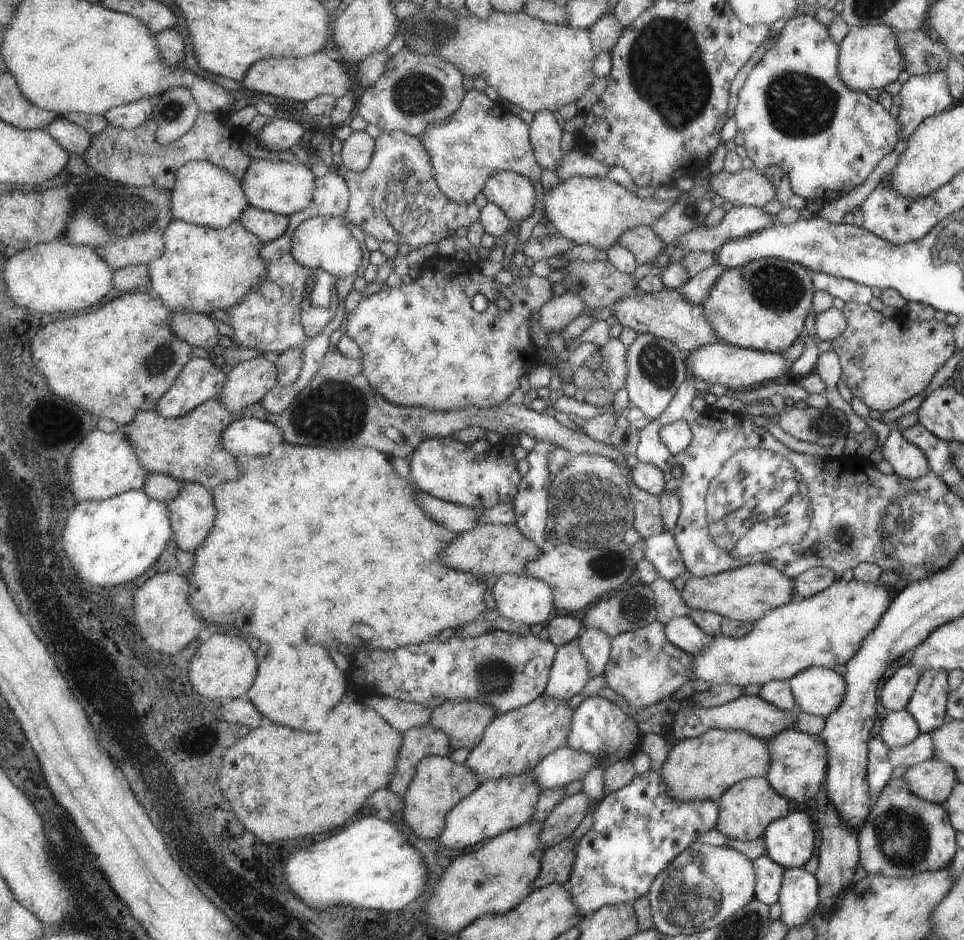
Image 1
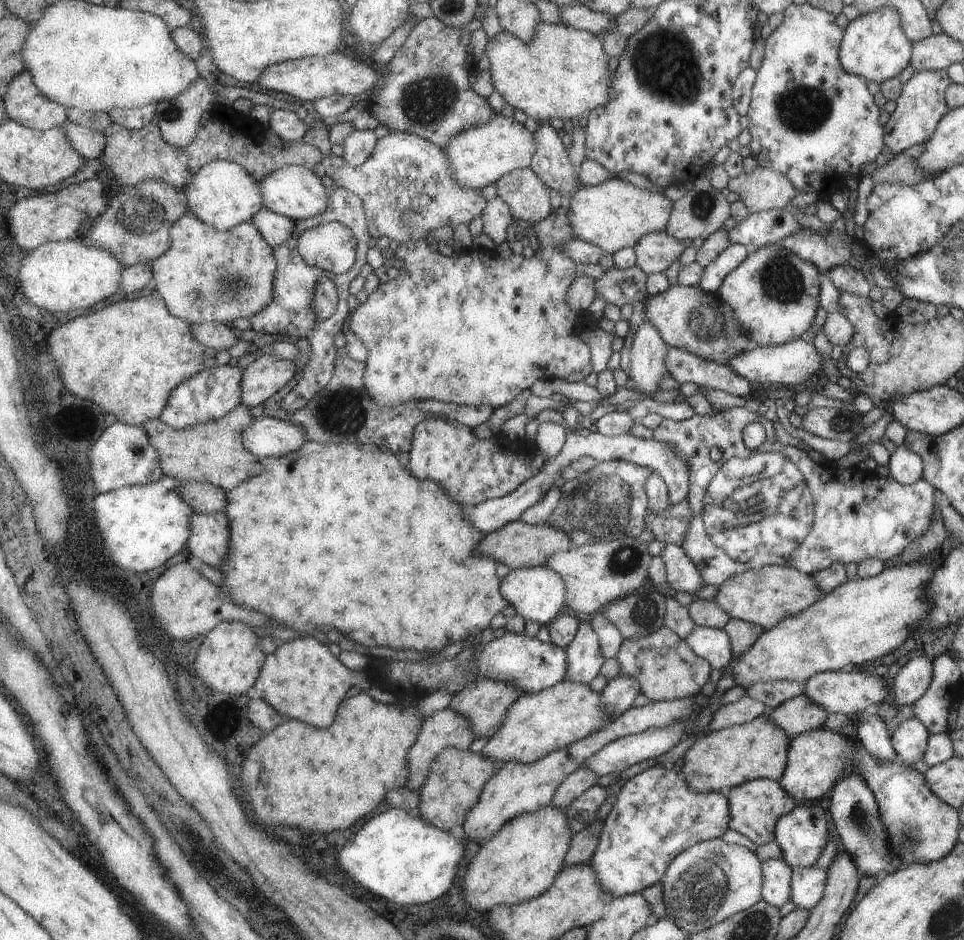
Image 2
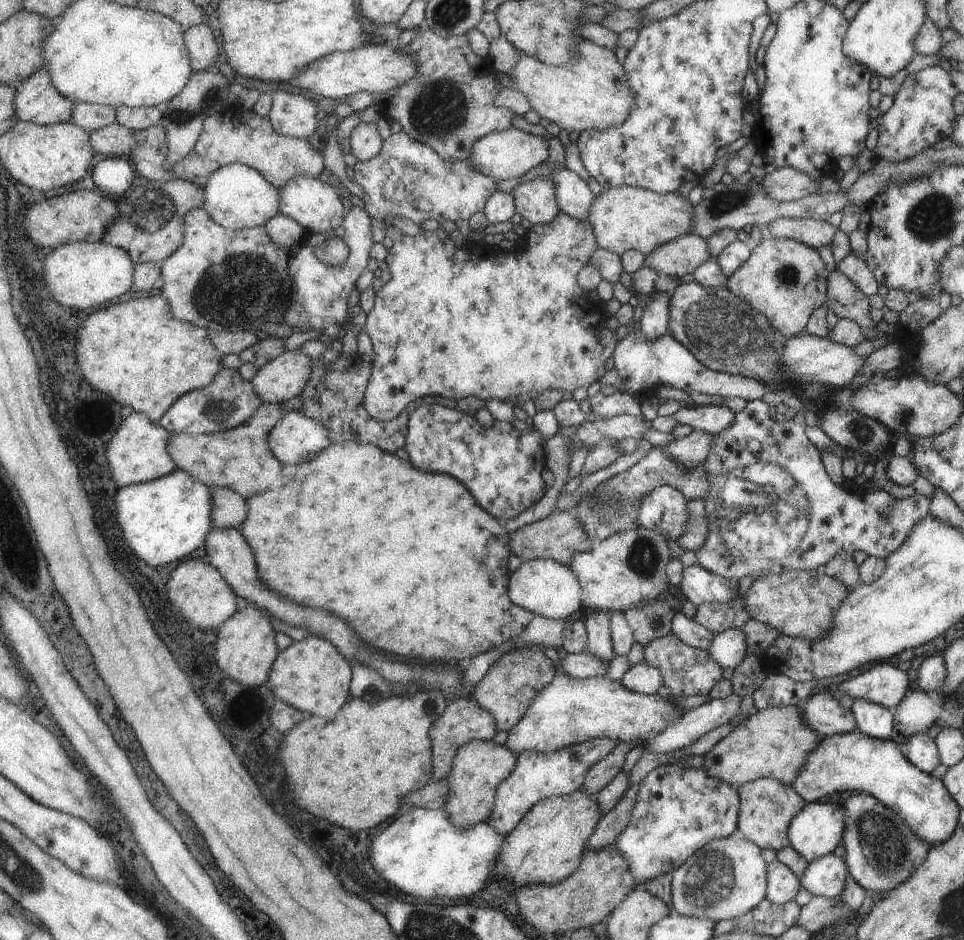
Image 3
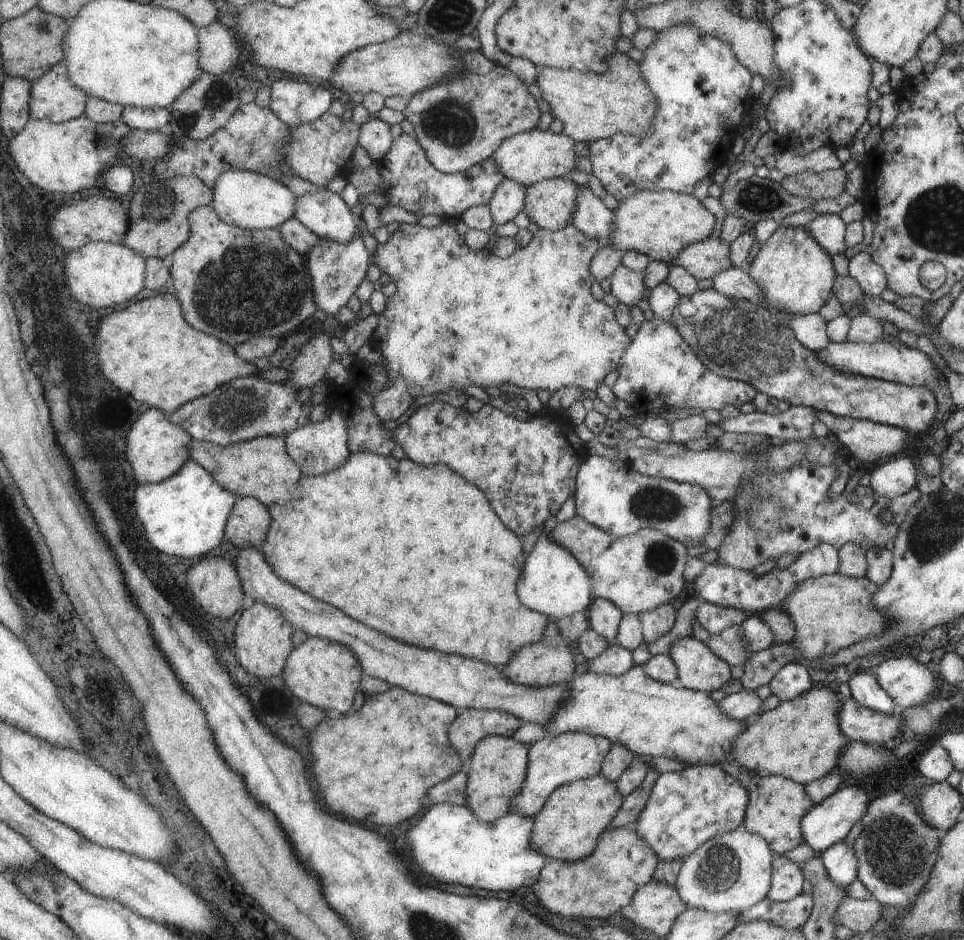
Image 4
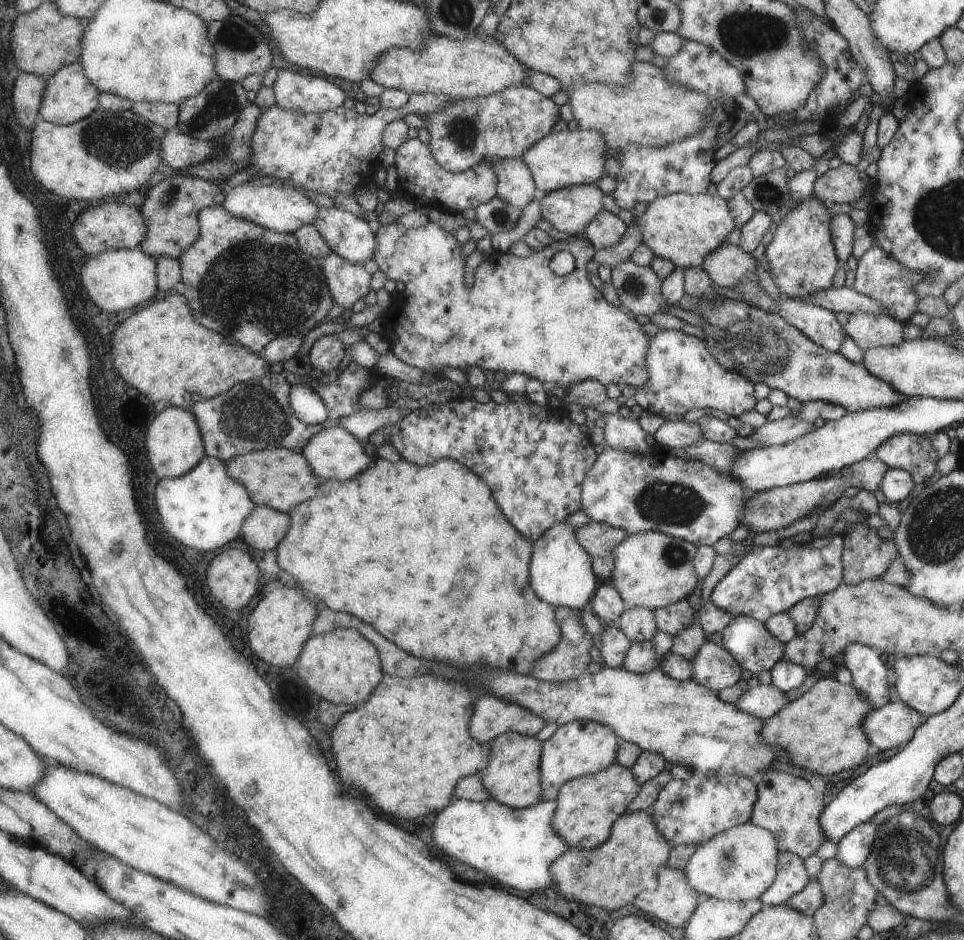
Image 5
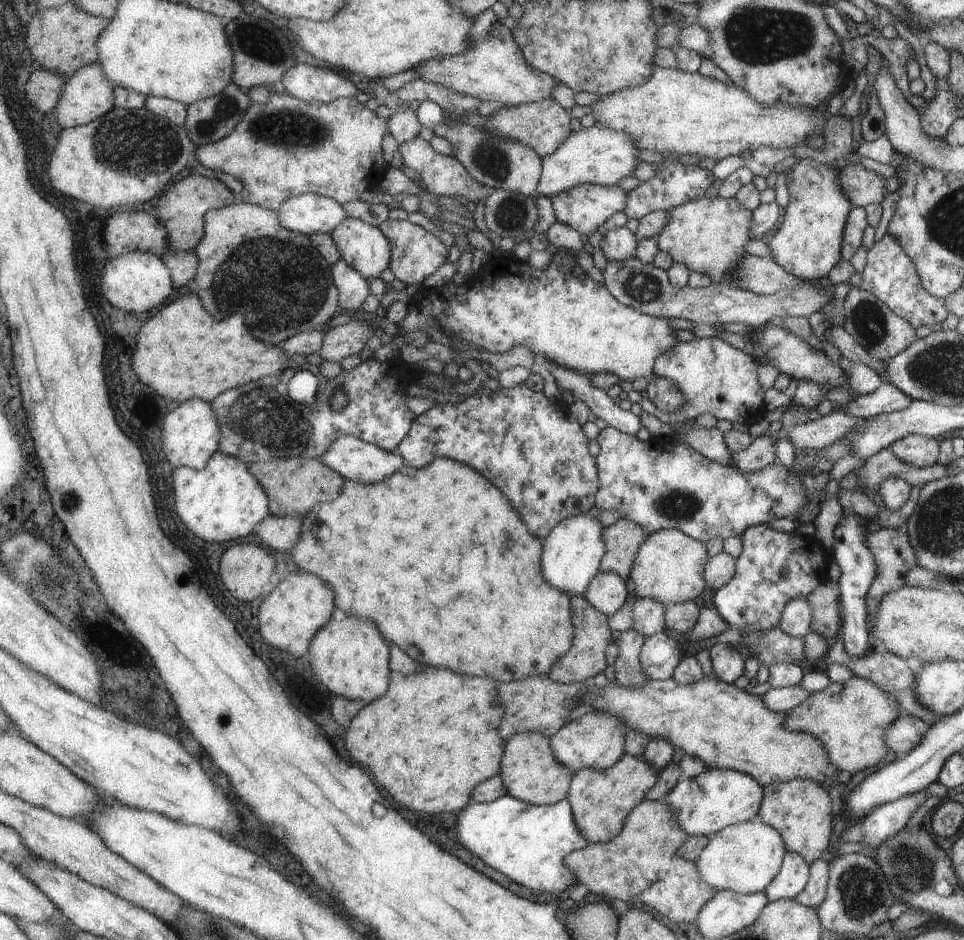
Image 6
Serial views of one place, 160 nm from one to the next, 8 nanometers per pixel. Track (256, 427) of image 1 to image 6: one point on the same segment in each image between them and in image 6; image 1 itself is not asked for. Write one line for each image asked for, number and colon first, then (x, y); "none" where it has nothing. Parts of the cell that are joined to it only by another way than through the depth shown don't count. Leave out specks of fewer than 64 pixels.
2: (267, 436)
3: (297, 438)
4: (320, 447)
5: (335, 452)
6: (354, 458)

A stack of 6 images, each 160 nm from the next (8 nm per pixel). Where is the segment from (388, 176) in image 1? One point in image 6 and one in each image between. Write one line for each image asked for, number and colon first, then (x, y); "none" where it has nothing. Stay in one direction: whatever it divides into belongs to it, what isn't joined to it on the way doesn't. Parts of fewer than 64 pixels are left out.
2: (406, 186)
3: (407, 179)
4: (409, 180)
5: (421, 178)
6: (442, 175)

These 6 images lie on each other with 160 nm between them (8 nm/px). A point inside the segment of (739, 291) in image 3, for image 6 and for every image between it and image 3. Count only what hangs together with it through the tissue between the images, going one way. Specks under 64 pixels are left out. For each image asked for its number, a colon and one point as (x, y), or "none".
4: (794, 274)
5: (800, 256)
6: (807, 244)

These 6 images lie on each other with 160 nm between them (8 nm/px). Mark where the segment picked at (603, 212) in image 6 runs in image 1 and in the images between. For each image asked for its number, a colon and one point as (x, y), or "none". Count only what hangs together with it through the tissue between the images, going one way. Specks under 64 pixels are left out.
1: (514, 192)
2: (527, 196)
3: (535, 200)
4: (550, 203)
5: (568, 209)

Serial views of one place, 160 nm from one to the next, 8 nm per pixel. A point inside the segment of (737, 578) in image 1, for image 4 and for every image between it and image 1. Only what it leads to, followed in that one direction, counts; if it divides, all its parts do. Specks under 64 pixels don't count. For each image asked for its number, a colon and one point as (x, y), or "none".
2: (762, 596)
3: (796, 603)
4: (829, 612)

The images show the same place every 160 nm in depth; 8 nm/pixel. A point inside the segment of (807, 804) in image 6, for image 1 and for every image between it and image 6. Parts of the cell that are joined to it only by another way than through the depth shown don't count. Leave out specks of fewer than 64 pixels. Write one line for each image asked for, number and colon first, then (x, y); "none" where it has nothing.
1: (745, 810)
2: (755, 806)
3: (767, 806)
4: (776, 807)
5: (787, 807)

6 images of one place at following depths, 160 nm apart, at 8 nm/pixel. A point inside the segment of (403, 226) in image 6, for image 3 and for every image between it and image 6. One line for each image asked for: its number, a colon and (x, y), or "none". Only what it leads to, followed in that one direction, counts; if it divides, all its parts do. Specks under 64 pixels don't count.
3: (454, 322)
4: (459, 317)
5: (518, 317)

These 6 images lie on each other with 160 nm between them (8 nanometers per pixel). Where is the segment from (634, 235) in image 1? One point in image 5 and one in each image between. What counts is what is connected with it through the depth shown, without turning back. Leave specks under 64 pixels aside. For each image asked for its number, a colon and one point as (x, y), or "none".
2: (655, 251)
3: (680, 256)
4: (703, 259)
5: (726, 266)

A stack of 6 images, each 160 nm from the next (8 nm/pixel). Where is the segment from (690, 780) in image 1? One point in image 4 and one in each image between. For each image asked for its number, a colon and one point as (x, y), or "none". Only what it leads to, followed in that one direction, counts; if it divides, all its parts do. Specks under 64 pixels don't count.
2: (723, 759)
3: (773, 742)
4: (799, 740)

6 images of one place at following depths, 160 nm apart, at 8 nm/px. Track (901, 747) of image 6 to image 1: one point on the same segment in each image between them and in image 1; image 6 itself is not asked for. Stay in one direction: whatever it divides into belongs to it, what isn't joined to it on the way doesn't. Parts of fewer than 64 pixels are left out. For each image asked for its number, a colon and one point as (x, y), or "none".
1: (751, 714)
2: (799, 714)
3: (820, 711)
4: (854, 722)
5: (891, 726)

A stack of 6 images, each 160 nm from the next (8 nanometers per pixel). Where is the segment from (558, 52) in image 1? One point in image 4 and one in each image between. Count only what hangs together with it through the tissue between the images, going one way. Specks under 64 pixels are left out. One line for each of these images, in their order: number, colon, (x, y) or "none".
2: (562, 73)
3: (591, 92)
4: (590, 105)

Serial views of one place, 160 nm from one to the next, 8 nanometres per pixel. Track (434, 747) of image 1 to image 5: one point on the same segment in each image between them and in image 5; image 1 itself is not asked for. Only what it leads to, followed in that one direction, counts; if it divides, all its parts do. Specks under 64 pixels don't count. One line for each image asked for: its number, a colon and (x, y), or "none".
2: (446, 729)
3: (463, 721)
4: (472, 725)
5: (493, 716)

